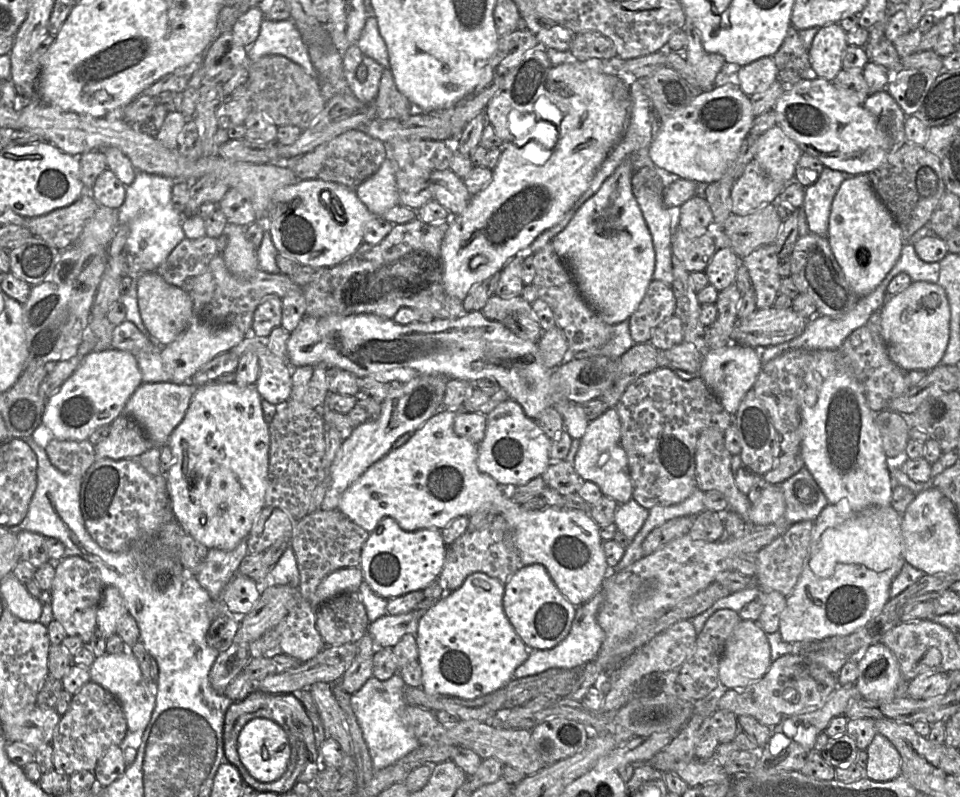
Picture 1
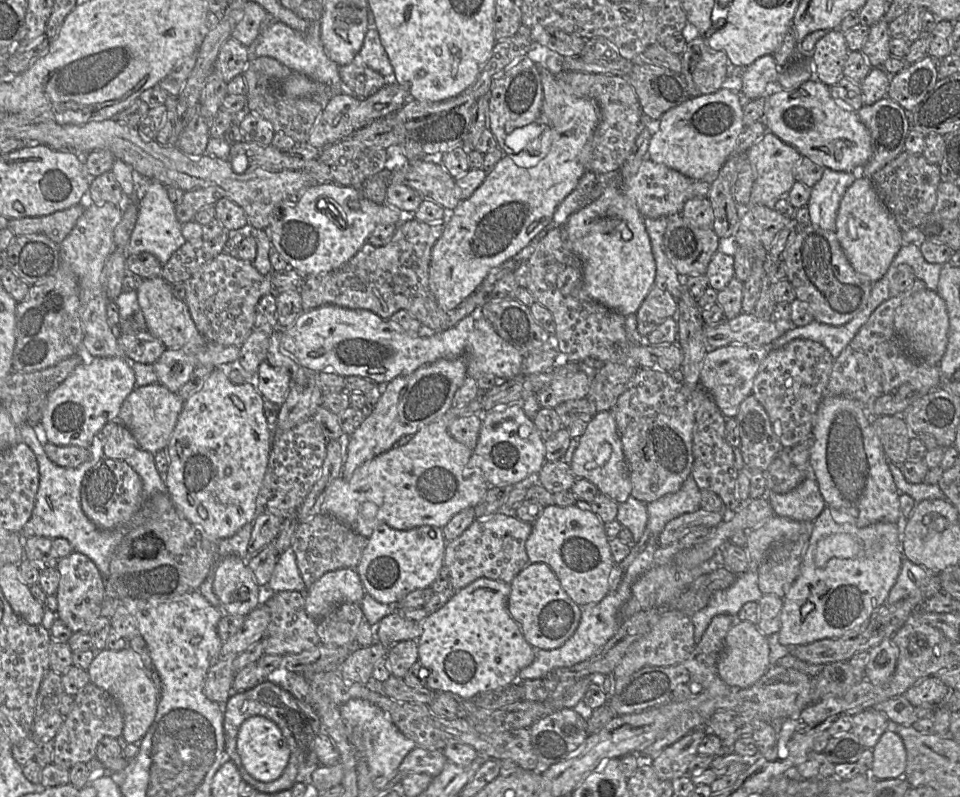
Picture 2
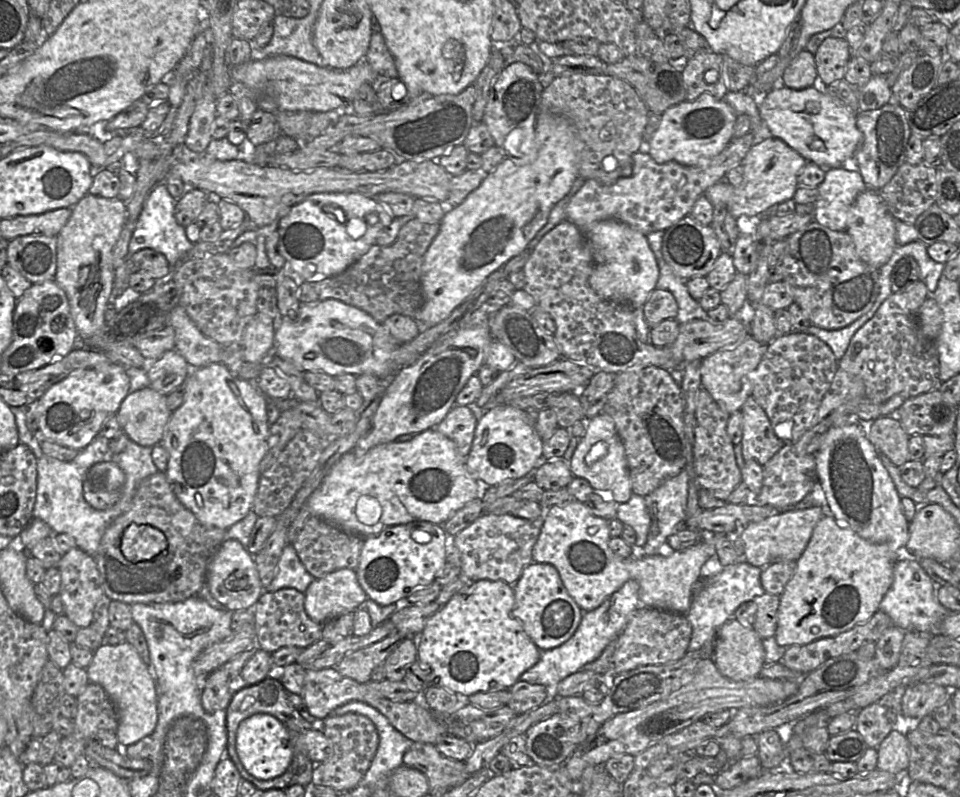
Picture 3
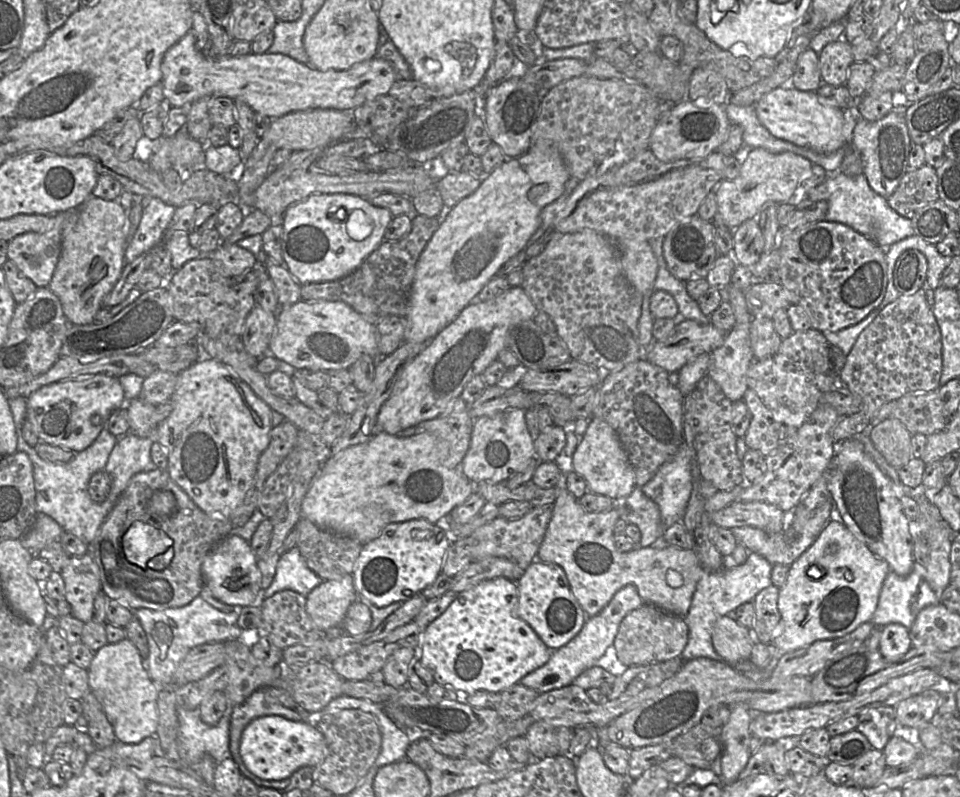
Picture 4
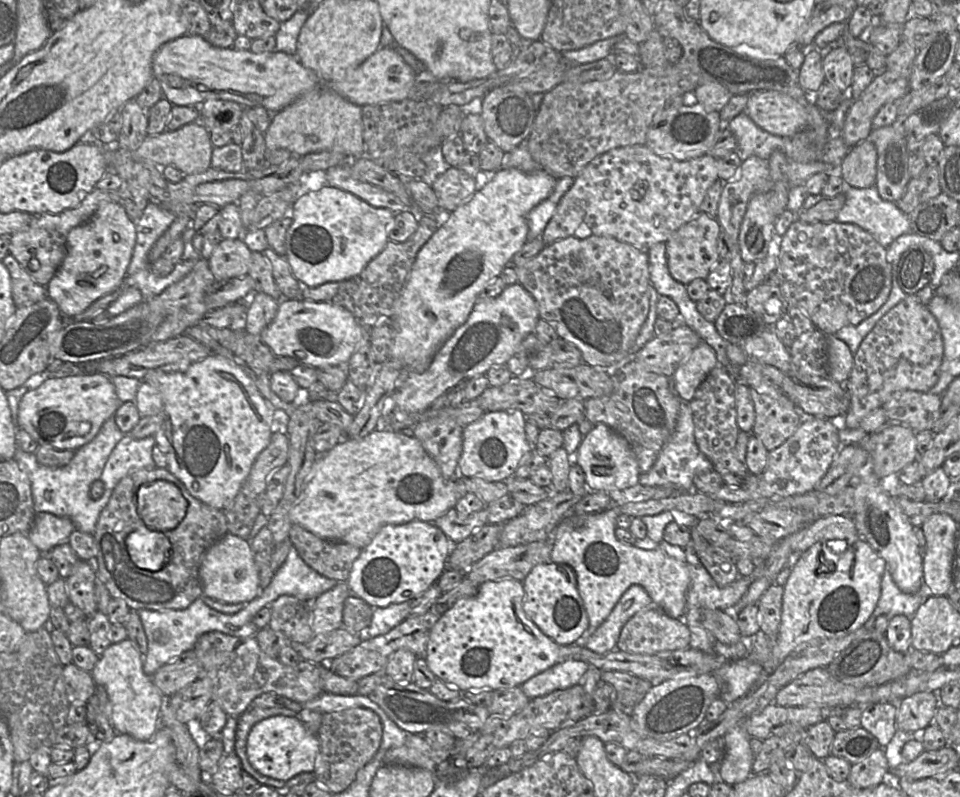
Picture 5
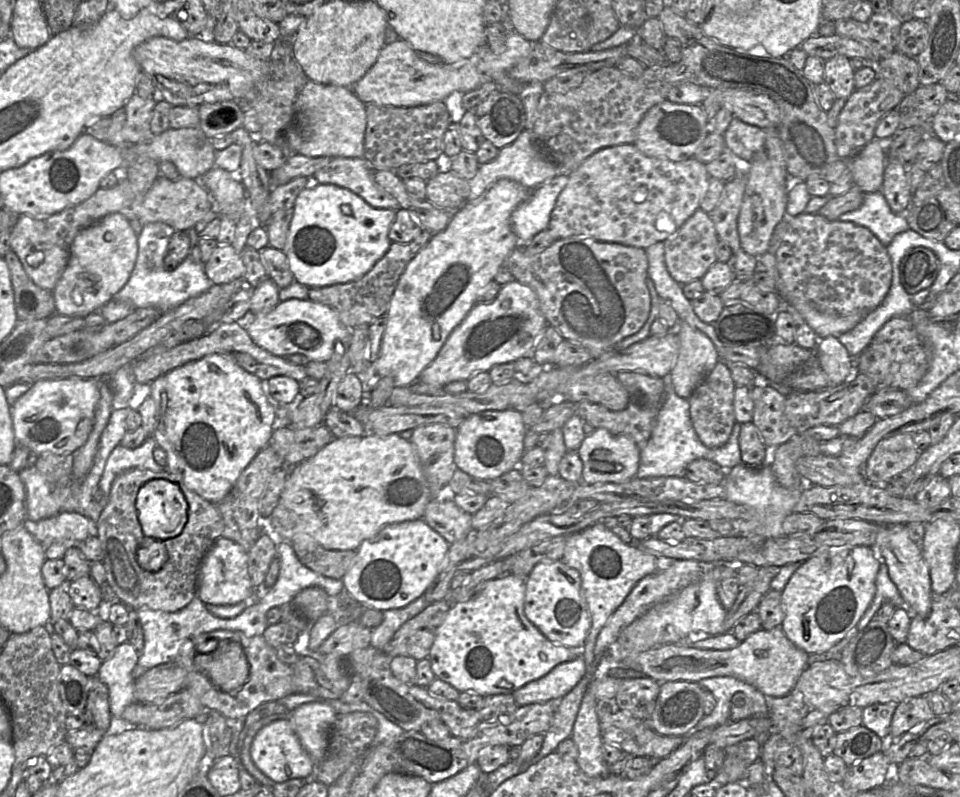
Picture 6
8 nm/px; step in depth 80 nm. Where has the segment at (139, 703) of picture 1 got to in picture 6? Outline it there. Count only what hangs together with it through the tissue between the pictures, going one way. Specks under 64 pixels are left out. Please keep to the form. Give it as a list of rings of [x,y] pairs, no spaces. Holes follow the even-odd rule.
[[[128,642],[117,645],[114,654],[102,661],[97,677],[109,691],[110,712],[121,719],[127,706],[135,702],[135,679],[132,671],[139,659],[139,652]]]

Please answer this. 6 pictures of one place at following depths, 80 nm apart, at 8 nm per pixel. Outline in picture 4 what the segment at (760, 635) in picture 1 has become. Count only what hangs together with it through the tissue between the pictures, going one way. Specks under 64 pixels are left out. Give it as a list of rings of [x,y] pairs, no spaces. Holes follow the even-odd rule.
[[[733,615],[720,617],[712,629],[715,651],[729,665],[750,659],[756,642],[752,630],[740,625]]]

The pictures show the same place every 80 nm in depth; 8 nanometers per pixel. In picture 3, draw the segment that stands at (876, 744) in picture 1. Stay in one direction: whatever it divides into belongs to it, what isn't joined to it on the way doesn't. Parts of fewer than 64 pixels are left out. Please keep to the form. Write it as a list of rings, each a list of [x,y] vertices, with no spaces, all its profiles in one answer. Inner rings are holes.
[[[892,730],[877,748],[877,769],[895,775],[906,774],[910,748],[905,735]]]

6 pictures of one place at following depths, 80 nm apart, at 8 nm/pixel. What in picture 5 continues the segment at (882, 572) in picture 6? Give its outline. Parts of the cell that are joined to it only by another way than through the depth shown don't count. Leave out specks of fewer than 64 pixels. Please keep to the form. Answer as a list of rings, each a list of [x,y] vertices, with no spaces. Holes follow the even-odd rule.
[[[886,569],[882,576],[878,603],[863,627],[866,630],[872,630],[875,619],[880,615],[885,615],[888,619],[895,615],[904,615],[911,619],[929,596],[930,594],[924,584],[915,593],[903,592],[895,584],[890,571]]]

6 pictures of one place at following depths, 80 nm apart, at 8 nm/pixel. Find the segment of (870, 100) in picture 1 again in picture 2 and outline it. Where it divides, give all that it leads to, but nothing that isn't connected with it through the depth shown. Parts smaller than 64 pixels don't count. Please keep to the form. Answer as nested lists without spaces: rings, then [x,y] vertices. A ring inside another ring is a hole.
[[[885,96],[872,105],[863,105],[857,114],[871,135],[872,156],[863,167],[864,176],[871,178],[905,150],[909,113]]]

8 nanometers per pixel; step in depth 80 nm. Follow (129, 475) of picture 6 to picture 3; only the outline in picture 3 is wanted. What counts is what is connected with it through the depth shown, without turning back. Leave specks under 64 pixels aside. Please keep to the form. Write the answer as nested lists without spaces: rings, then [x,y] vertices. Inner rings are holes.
[[[158,471],[146,477],[139,483],[128,510],[115,518],[107,527],[102,536],[99,548],[93,555],[101,575],[104,600],[120,601],[131,606],[136,603],[163,604],[181,602],[196,595],[205,582],[207,566],[213,554],[223,542],[225,532],[226,530],[224,529],[203,525],[194,514],[178,500],[167,481],[165,472]],[[130,524],[146,524],[162,531],[167,539],[165,556],[160,559],[138,563],[128,561],[121,551],[120,544],[122,535]]]

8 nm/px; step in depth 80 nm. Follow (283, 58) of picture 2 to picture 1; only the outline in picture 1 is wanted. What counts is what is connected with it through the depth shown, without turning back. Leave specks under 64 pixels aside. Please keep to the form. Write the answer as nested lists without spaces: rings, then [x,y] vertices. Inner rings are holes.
[[[263,19],[256,40],[244,48],[249,62],[266,55],[280,55],[299,65],[308,75],[318,80],[308,49],[291,19]]]

